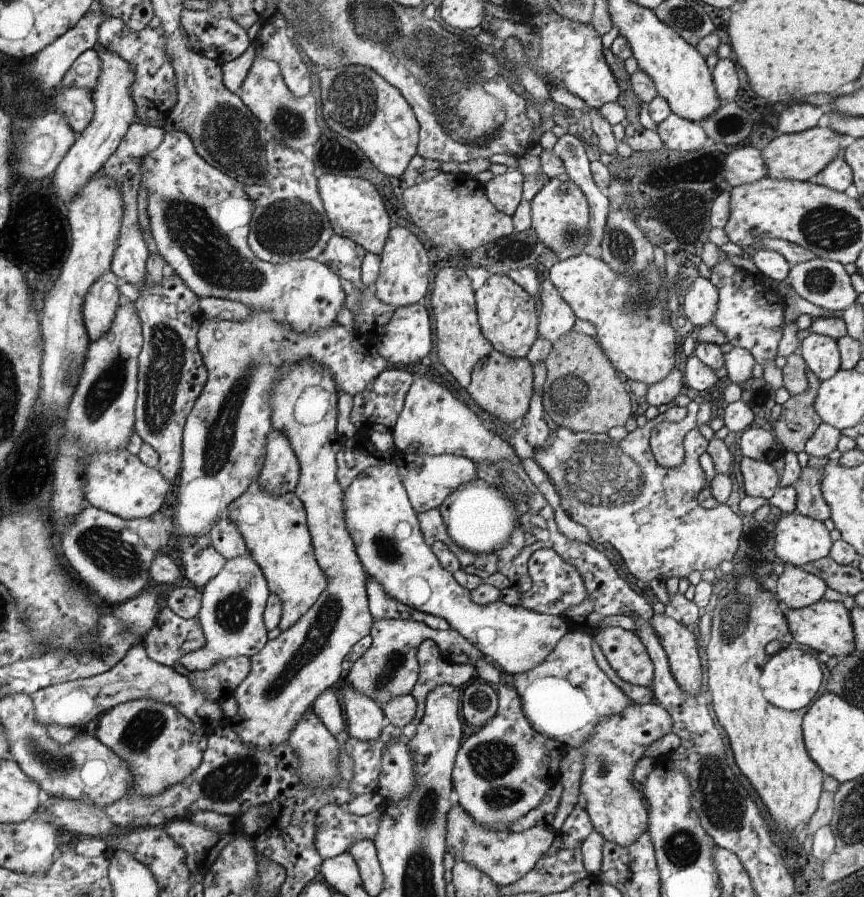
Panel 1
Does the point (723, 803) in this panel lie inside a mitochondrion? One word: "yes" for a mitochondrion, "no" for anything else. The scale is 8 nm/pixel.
yes

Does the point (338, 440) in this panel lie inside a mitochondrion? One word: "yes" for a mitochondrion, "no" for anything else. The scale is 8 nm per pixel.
no

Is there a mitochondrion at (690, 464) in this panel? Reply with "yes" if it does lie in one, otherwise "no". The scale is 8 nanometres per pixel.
no

